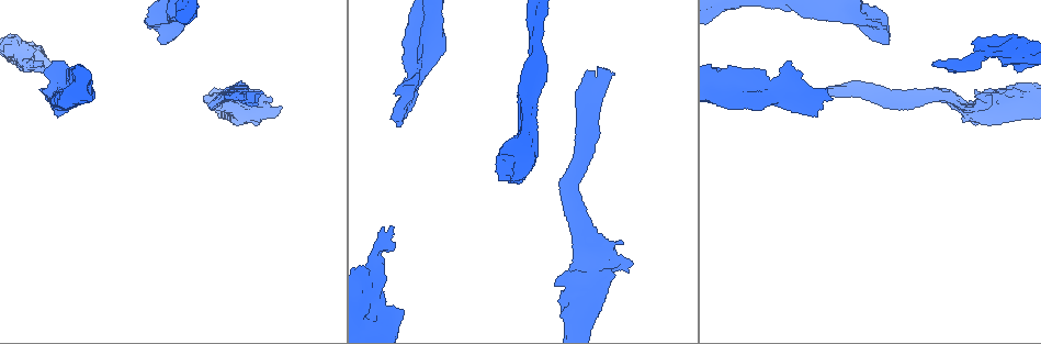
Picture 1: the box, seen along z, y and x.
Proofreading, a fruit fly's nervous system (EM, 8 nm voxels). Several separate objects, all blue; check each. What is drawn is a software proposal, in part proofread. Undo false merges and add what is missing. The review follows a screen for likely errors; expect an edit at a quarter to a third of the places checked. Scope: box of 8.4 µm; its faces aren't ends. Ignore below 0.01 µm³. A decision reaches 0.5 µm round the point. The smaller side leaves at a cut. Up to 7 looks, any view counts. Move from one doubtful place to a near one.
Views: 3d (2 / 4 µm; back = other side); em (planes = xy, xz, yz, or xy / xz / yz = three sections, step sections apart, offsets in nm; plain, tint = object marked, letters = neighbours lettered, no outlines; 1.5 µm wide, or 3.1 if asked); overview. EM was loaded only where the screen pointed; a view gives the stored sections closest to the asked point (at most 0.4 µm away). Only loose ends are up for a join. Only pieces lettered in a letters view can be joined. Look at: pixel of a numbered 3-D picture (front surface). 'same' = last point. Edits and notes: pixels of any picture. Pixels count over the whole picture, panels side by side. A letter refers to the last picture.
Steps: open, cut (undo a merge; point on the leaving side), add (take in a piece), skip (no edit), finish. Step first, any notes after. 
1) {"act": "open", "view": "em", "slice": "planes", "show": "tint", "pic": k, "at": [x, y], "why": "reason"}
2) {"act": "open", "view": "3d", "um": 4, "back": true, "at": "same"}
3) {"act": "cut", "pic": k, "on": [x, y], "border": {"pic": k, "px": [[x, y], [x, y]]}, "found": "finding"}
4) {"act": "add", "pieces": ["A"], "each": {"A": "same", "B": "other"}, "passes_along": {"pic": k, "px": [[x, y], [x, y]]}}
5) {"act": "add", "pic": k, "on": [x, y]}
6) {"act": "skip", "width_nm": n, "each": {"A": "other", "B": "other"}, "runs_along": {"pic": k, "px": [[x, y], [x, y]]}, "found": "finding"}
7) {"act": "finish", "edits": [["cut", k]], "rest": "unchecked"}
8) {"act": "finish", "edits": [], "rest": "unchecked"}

{"act": "open", "view": "3d", "um": 4, "pic": 1, "at": [40, 64], "why": "branch stops here"}

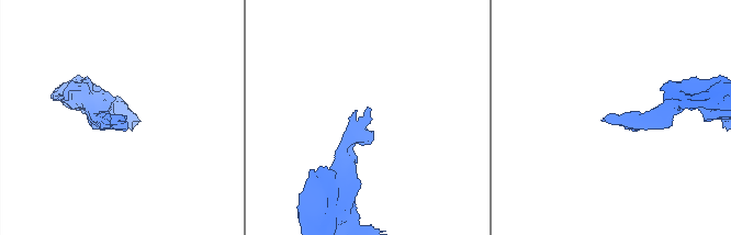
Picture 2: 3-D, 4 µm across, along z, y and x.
{"act": "open", "view": "em", "slice": "planes", "show": "plain", "pic": 2, "at": [603, 119]}

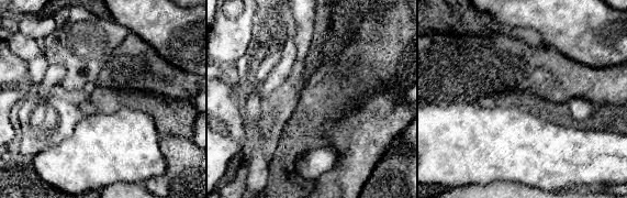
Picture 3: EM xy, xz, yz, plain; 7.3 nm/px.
{"act": "open", "view": "em", "slice": "planes", "show": "letters", "at": "same"}

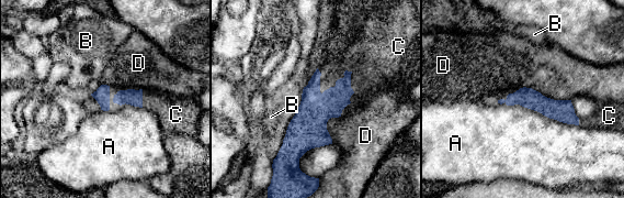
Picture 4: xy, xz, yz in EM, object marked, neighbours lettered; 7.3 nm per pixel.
{"act": "add", "pieces": ["C"], "each": {"A": "other", "B": "other", "C": "same", "D": "other"}, "found": "the neuron continues"}

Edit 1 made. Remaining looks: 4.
{"act": "open", "view": "overview"}

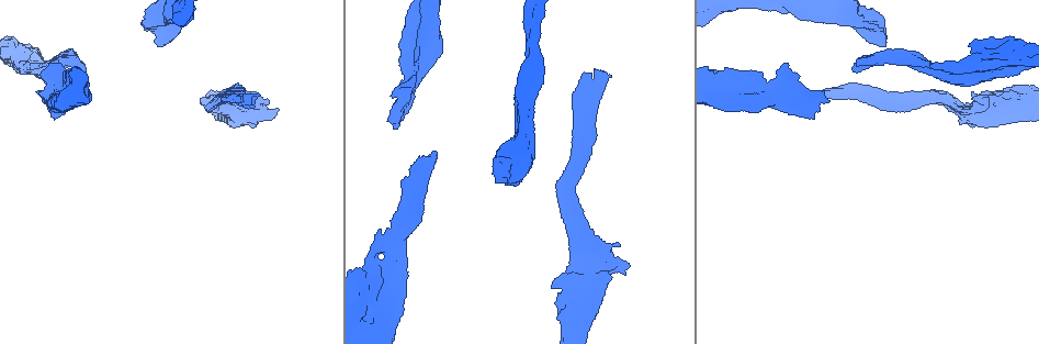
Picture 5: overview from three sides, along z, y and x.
{"act": "open", "view": "em", "slice": "planes", "show": "letters", "pic": 5, "at": [945, 100], "why": "calibre changes"}

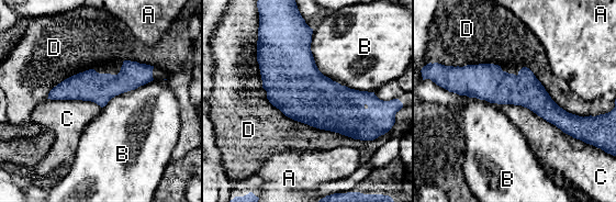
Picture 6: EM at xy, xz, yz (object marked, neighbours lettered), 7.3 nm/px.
{"act": "skip", "each": {"A": "other", "B": "other", "C": "other", "D": "other"}, "border": {"pic": 6, "px": [[495, 102], [526, 107], [578, 139]]}, "found": "continuous, no second neuron"}

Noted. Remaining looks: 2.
{"act": "open", "view": "em", "slice": "planes", "show": "letters", "pic": 5, "at": [873, 24], "why": "branch stops here"}

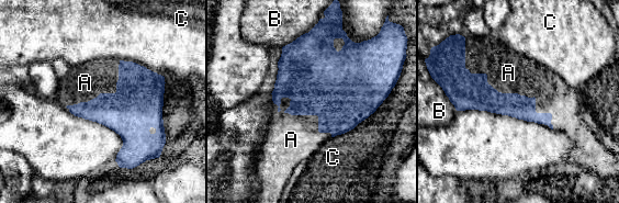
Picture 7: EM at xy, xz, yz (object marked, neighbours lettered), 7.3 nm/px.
{"act": "add", "pieces": ["A"], "longest_contact_nm": ["A", 850], "each": {"A": "same", "B": "other", "C": "other"}, "passes_along": {"pic": 7, "px": [[477, 94], [511, 93], [508, 72]]}, "found": "it goes on there"}

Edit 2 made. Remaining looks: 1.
{"act": "finish", "edits": [["add", 4], ["add", 7]], "rest": "unchecked"}

